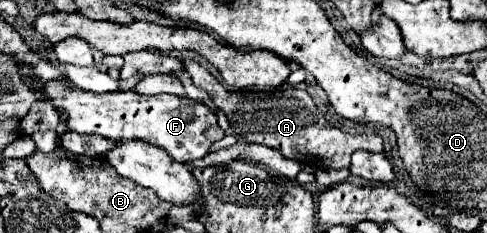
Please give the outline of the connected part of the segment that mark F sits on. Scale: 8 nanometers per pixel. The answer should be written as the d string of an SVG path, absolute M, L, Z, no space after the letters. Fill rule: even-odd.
M50 81L50 85L46 85L46 93L60 111L68 113L70 131L84 133L84 135L92 133L114 141L120 139L150 141L152 145L168 151L168 155L180 163L190 163L204 157L210 145L224 137L224 131L216 123L216 115L208 107L186 97L174 97L174 95L146 97L146 95L138 95L136 91L98 95L98 93L86 93L82 89L66 87L60 81Z

